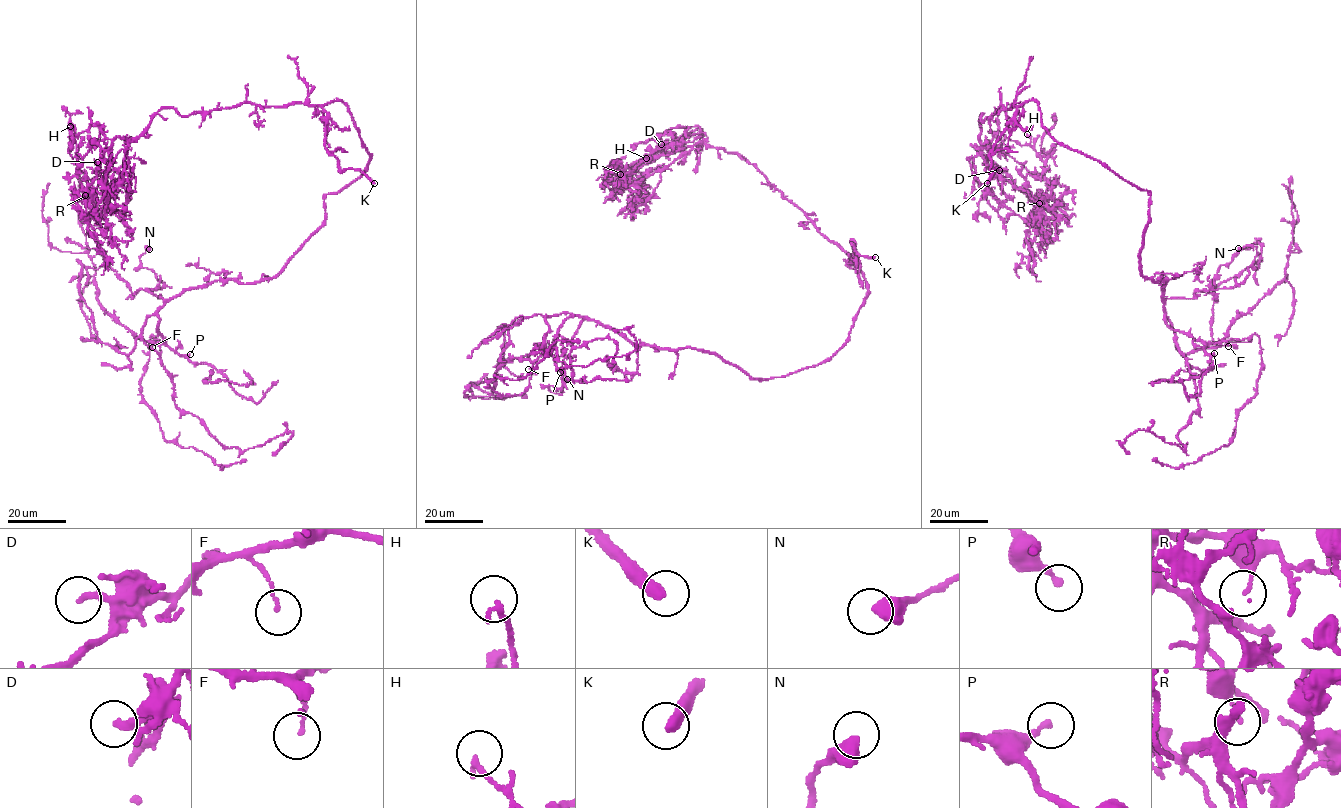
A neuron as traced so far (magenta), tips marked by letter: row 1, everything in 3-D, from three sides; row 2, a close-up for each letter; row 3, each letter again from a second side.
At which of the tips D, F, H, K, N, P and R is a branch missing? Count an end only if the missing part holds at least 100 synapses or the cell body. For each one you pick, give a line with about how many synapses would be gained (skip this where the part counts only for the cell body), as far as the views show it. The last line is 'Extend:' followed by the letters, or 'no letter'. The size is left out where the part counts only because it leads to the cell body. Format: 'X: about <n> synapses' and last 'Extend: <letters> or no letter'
D: about 100 synapses
Extend: D, K

